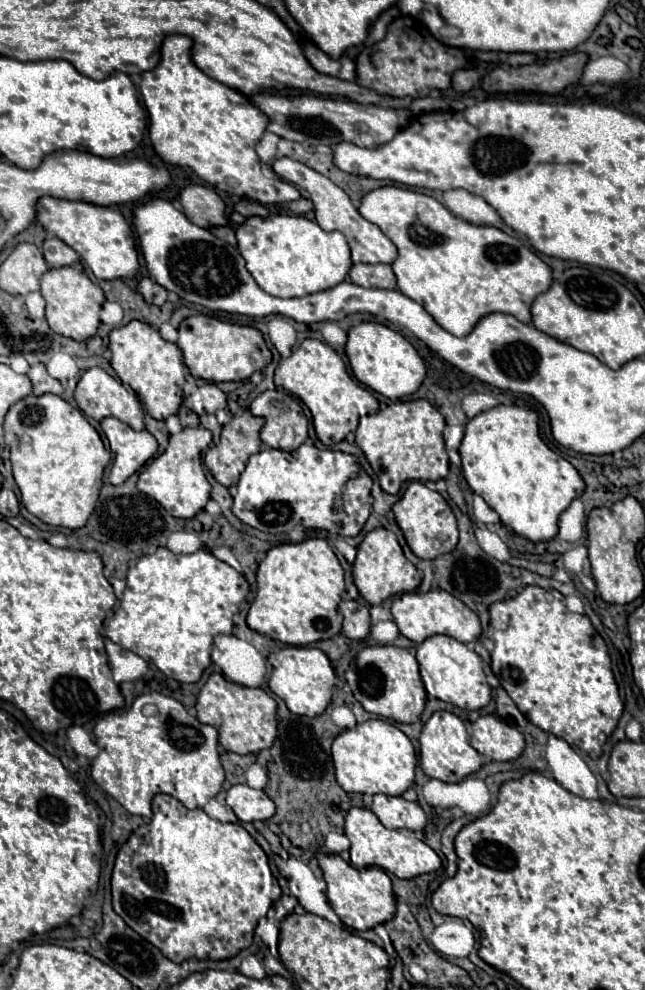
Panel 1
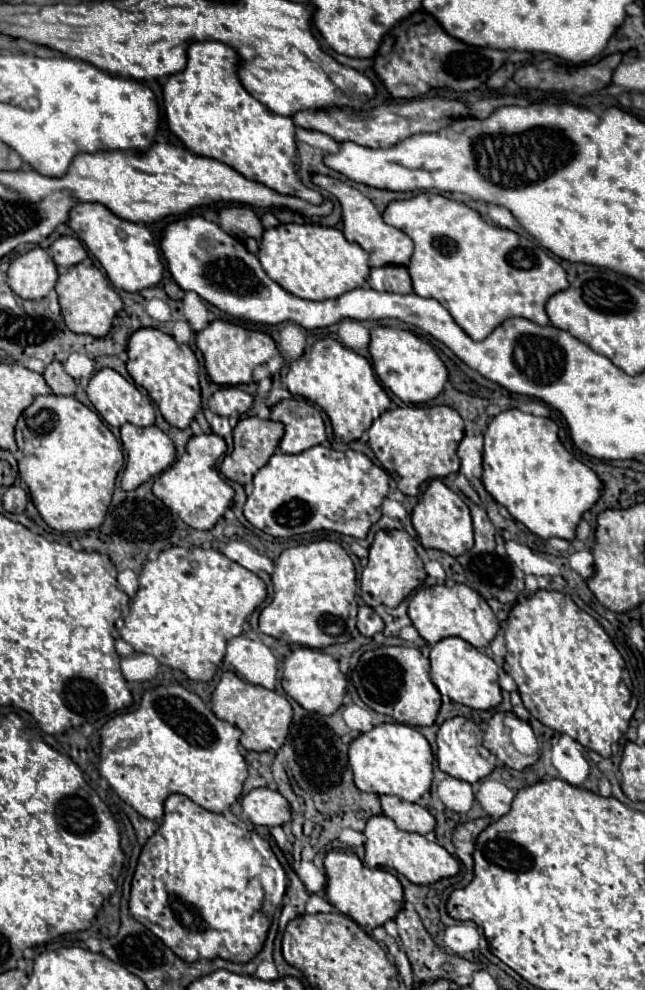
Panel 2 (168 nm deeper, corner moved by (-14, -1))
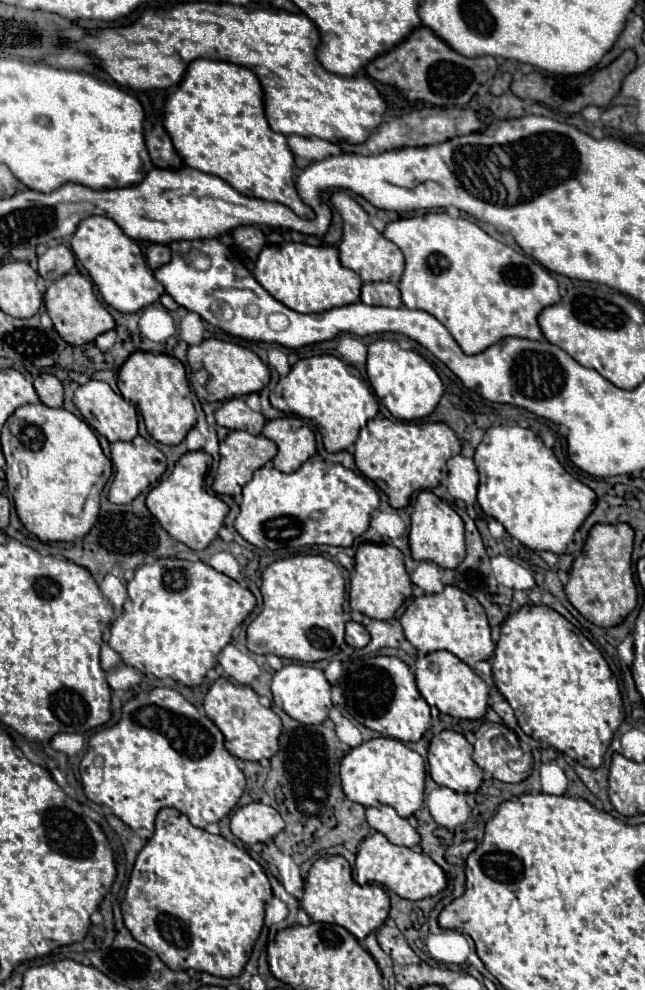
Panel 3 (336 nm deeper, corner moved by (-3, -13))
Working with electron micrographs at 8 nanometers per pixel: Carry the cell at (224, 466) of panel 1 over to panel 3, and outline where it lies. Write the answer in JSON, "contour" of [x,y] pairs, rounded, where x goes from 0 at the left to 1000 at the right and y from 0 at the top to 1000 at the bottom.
{"contour":[[[361,434],[343,446],[343,467],[330,495],[336,499],[371,501],[392,477],[426,463],[429,451],[411,440],[389,440],[386,436]]]}

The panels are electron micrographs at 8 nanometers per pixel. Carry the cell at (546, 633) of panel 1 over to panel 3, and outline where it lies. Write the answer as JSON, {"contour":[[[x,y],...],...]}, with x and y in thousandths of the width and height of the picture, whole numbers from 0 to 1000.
{"contour":[[[814,610],[777,630],[777,642],[767,651],[761,673],[767,693],[792,711],[802,729],[817,743],[848,747],[857,756],[901,774],[929,776],[935,772],[935,764],[950,747],[950,741],[966,729],[966,707],[960,691],[935,661],[901,640],[898,634],[851,612]]]}

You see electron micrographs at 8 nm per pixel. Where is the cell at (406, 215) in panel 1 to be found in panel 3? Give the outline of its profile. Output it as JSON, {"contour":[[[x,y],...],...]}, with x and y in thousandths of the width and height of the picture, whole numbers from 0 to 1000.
{"contour":[[[656,216],[628,222],[616,222],[600,226],[594,238],[616,246],[628,259],[628,275],[619,285],[622,301],[631,311],[668,315],[678,323],[693,327],[693,333],[705,341],[705,345],[724,358],[743,358],[758,349],[771,347],[780,341],[817,341],[839,343],[839,331],[833,327],[833,319],[842,311],[867,305],[864,283],[851,277],[826,261],[798,255],[795,251],[771,244],[755,234],[749,234],[740,226],[721,220],[699,220],[696,216]]]}

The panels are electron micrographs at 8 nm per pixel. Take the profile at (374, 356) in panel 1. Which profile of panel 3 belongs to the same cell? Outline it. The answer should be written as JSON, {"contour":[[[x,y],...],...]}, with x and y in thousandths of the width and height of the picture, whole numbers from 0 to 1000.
{"contour":[[[581,343],[572,347],[569,380],[600,414],[616,424],[650,424],[665,420],[687,400],[687,386],[668,368],[640,354],[625,354],[612,343]]]}

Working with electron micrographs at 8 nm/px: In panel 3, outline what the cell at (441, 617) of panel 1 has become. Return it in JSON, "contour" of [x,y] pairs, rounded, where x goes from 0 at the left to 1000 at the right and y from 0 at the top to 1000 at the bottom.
{"contour":[[[690,592],[690,596],[681,600],[656,600],[643,604],[625,618],[622,632],[628,644],[653,661],[693,657],[727,673],[736,673],[740,669],[758,667],[764,663],[767,651],[761,646],[761,632],[755,628],[752,614],[743,610],[740,604],[709,592]]]}

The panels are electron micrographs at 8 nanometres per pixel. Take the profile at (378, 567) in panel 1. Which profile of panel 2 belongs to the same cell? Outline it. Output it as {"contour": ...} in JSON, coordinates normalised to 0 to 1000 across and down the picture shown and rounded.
{"contour":[[[586,535],[574,552],[571,570],[558,584],[558,594],[577,602],[586,602],[602,614],[614,614],[633,600],[654,594],[657,588],[660,576],[636,549],[636,541],[626,535]]]}

